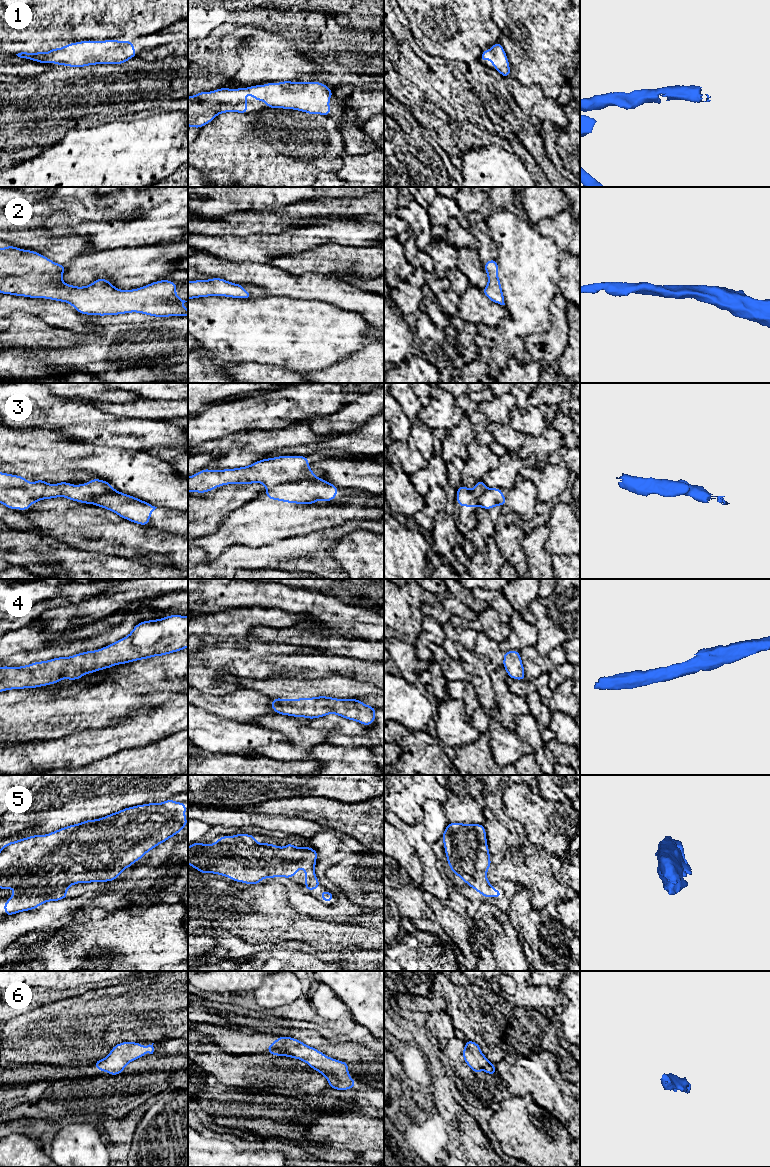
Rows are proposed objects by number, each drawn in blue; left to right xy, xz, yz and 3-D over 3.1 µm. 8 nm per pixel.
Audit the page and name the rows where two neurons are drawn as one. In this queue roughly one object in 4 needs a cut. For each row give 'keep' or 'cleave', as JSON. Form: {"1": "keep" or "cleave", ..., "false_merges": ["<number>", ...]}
{"1": "keep", "2": "keep", "3": "cleave", "4": "keep", "5": "keep", "6": "keep", "false_merges": ["3"]}

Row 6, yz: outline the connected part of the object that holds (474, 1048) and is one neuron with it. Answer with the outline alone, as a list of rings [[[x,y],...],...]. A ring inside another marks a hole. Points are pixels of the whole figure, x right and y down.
[[[466,1040],[465,1046],[462,1052],[464,1061],[475,1074],[479,1074],[482,1068],[487,1074],[496,1075],[495,1064],[484,1056],[478,1043]]]

